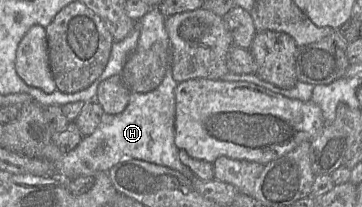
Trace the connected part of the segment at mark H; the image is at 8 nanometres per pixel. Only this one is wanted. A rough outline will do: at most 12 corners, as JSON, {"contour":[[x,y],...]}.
{"contour":[[170,68],[53,163],[62,179],[138,159],[194,173],[175,145]]}

